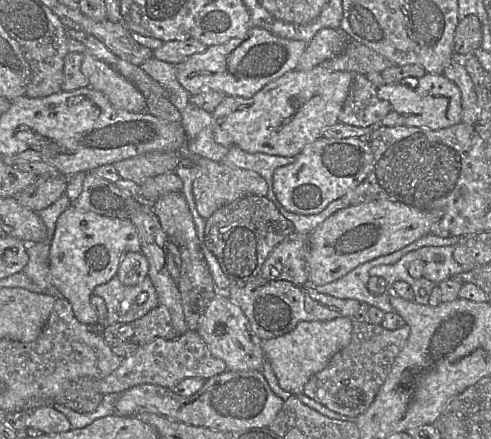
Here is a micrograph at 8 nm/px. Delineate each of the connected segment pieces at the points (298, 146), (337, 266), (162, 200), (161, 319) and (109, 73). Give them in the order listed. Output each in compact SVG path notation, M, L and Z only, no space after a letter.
M317 65L309 70L291 70L265 85L250 98L226 96L211 113L214 139L223 146L237 146L249 153L296 157L307 145L323 137L326 129L338 123L354 74L331 71Z
M390 200L352 205L335 212L309 234L309 285L321 286L331 283L342 278L359 265L402 249L419 238L430 234L432 226L441 216L441 211L424 211Z
M170 192L160 196L152 209L170 241L179 248L198 250L200 243L196 227L182 192Z
M158 305L134 321L107 325L100 333L112 352L122 359L155 338L173 340L180 336L168 309L163 305Z
M88 50L83 53L81 71L89 80L89 87L103 93L115 108L146 111L146 98L136 86Z

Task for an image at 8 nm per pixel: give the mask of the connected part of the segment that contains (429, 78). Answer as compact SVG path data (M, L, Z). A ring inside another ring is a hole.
M426 73L421 78L407 77L407 83L384 84L377 89L377 96L388 101L392 110L401 115L404 125L440 130L459 124L462 119L461 91L443 74Z

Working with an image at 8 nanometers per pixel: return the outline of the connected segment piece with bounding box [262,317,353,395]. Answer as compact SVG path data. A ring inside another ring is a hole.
M339 317L327 321L302 321L282 336L262 340L262 350L278 379L280 387L292 395L300 395L312 376L322 371L332 357L351 341L353 319Z

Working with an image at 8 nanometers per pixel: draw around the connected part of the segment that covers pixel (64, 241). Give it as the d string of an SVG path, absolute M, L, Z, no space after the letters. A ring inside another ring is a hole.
M69 206L57 219L49 248L50 284L69 301L74 316L81 323L88 327L98 327L98 314L91 305L90 296L96 286L107 283L117 274L121 259L127 252L141 252L139 236L131 219L102 216L73 206Z

